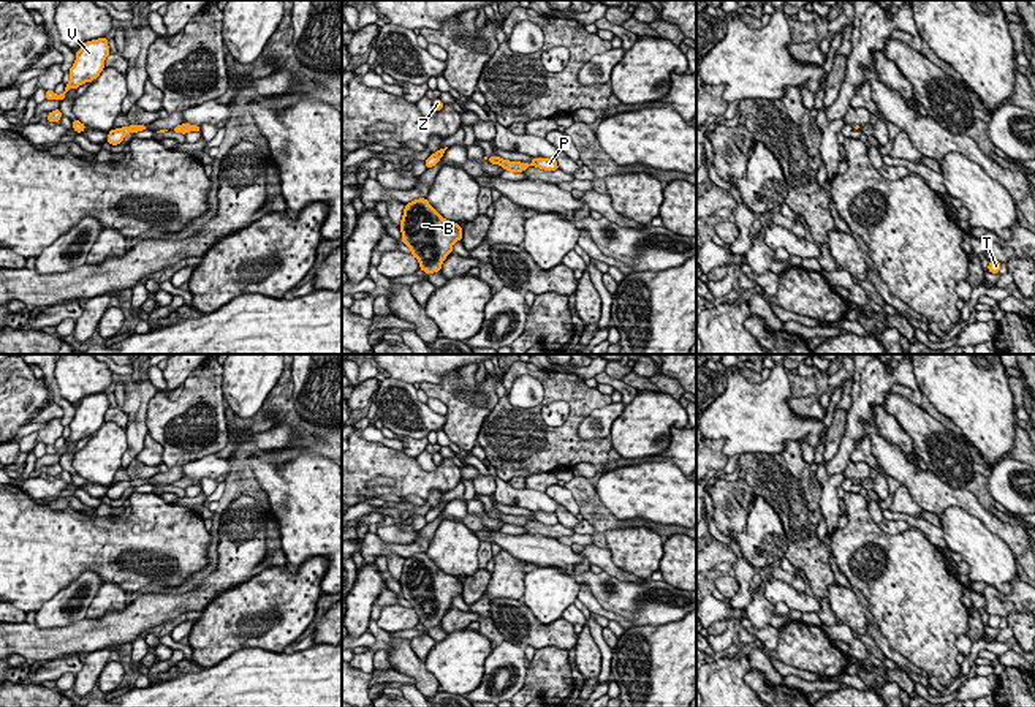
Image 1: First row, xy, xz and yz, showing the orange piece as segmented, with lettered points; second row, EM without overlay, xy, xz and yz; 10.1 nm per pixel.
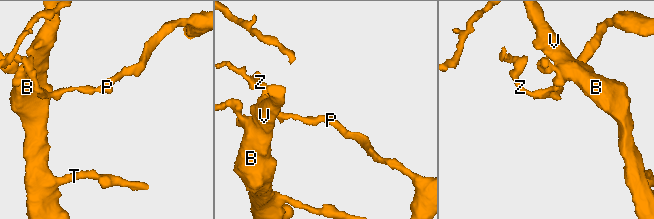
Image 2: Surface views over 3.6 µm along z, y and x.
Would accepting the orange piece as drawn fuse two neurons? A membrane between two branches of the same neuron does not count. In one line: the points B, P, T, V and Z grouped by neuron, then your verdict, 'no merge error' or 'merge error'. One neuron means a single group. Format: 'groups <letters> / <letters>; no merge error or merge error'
groups B T V Z / P; merge error

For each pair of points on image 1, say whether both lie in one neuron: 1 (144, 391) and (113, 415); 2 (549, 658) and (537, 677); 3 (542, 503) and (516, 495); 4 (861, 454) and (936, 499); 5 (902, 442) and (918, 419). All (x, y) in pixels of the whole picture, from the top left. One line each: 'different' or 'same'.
1: different
2: same
3: same
4: different
5: different

